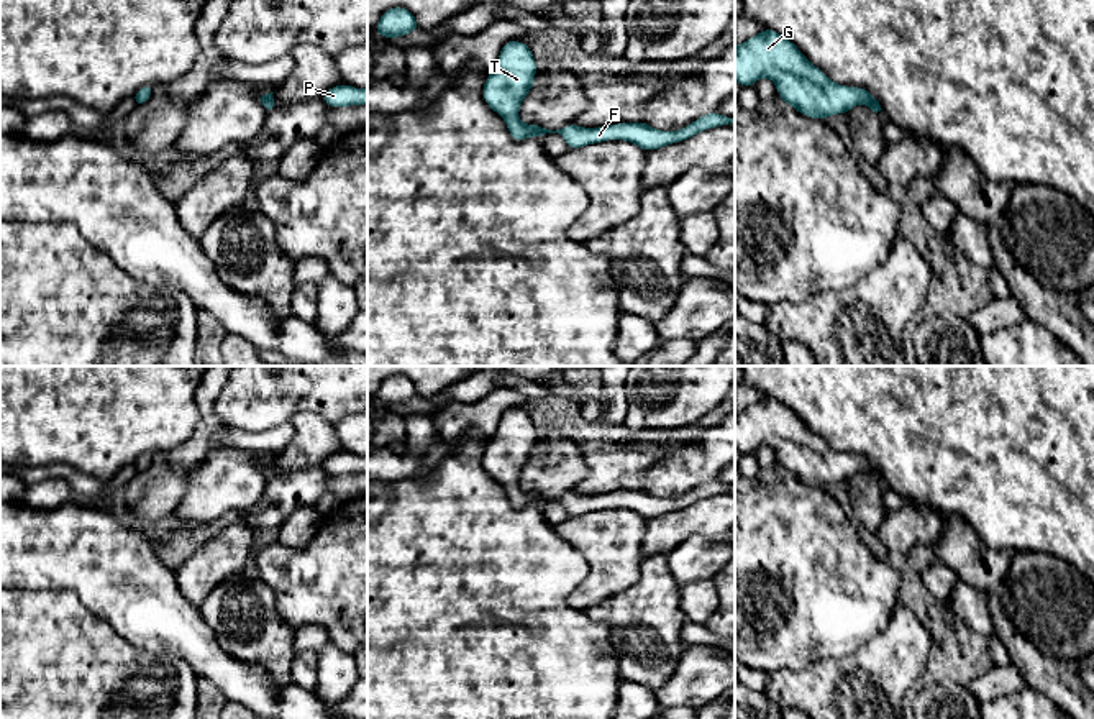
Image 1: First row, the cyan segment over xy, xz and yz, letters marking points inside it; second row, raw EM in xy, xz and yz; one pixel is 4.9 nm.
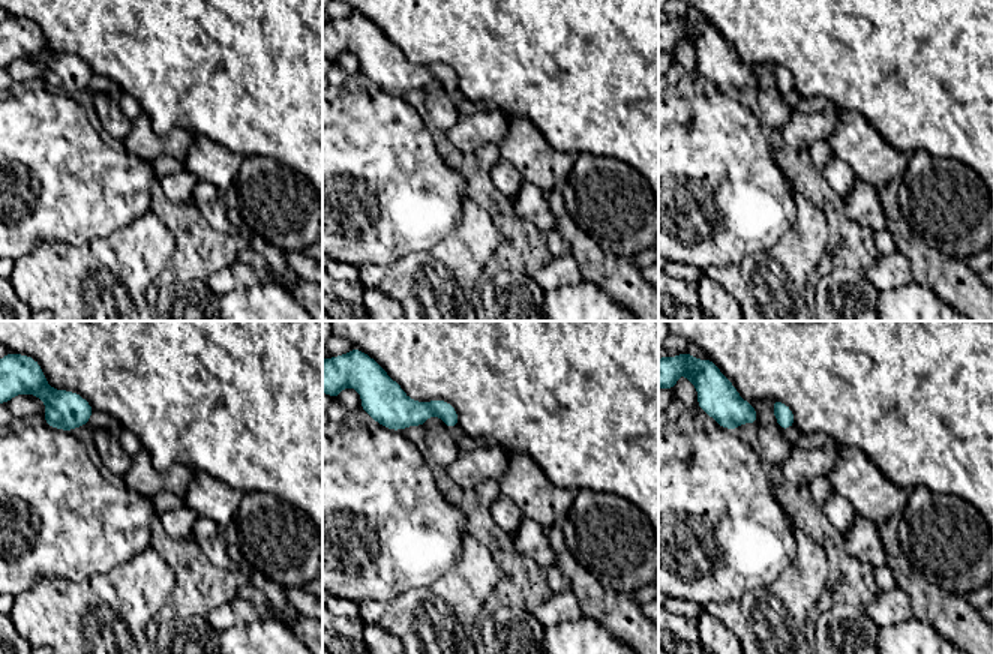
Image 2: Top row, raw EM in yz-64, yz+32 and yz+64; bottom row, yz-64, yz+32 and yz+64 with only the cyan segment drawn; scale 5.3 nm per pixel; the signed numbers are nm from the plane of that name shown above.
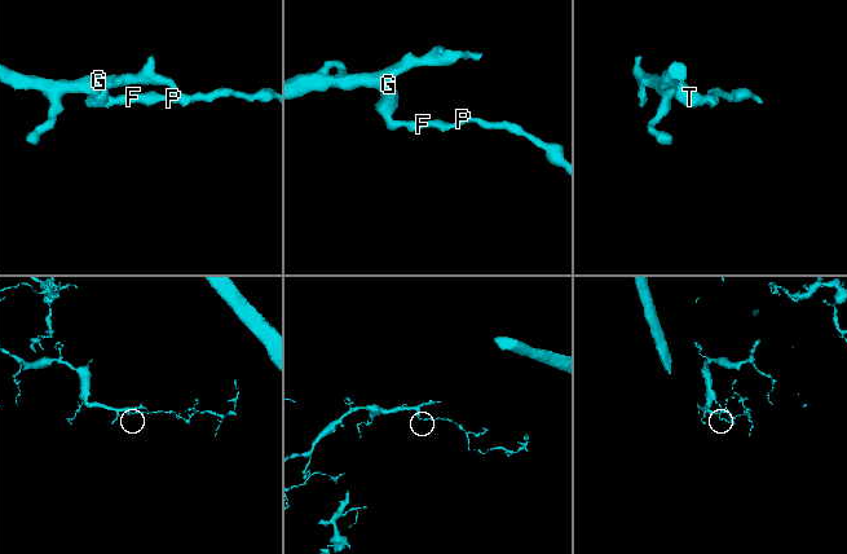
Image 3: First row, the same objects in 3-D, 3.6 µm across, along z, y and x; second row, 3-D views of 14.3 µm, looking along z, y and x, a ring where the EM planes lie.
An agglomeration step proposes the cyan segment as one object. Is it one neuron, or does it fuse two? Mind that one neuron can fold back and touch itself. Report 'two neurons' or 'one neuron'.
one neuron

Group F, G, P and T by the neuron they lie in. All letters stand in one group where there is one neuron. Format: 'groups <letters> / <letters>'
groups F G P T

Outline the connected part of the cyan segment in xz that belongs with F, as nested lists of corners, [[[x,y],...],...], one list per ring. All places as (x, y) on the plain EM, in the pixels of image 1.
[[[512,407],[502,414],[497,432],[489,438],[489,445],[482,455],[482,466],[505,488],[507,497],[515,509],[530,504],[541,507],[546,501],[559,501],[566,507],[569,519],[594,511],[622,507],[635,511],[646,520],[689,507],[704,497],[735,492],[735,484],[723,484],[718,479],[707,481],[677,499],[661,499],[645,489],[615,491],[597,496],[584,496],[571,491],[556,499],[536,491],[525,492],[518,488],[518,478],[523,466],[533,456],[536,442],[536,427],[530,414]]]

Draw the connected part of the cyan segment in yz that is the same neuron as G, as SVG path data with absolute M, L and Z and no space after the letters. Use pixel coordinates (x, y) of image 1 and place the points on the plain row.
M768 396L735 414L735 448L748 455L759 445L769 445L779 466L810 486L848 481L858 471L882 478L869 458L830 448L791 407Z

